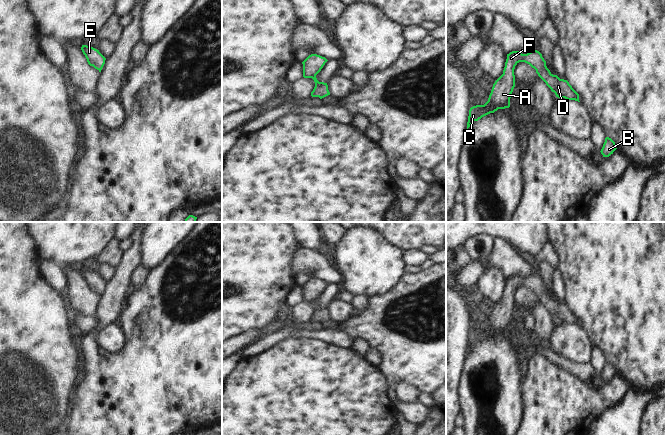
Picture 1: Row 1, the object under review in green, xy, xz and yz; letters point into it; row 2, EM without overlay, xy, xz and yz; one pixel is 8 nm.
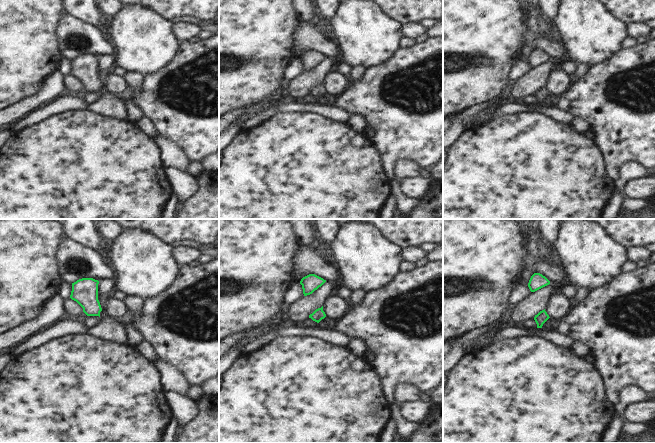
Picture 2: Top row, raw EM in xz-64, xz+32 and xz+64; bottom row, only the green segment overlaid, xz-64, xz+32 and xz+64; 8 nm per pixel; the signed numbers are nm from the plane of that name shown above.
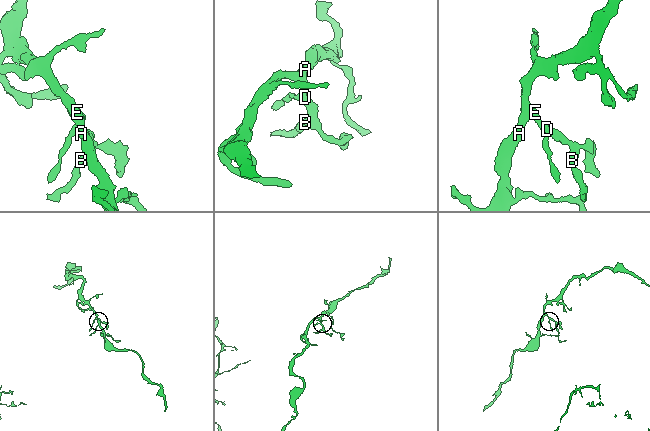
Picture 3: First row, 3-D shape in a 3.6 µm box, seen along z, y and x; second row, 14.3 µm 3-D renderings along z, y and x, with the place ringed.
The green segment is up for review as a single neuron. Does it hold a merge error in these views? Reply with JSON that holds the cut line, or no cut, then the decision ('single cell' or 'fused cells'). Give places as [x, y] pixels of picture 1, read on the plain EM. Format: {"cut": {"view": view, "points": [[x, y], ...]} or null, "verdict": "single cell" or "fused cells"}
{"cut": null, "verdict": "single cell"}

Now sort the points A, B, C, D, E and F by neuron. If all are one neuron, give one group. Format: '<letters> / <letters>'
A B C D E F

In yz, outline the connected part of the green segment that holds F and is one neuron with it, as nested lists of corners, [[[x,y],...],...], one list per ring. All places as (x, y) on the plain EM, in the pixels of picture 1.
[[[534,274],[527,278],[512,275],[507,278],[503,298],[493,308],[488,325],[484,329],[476,329],[470,332],[467,353],[482,341],[494,337],[498,333],[510,331],[510,322],[515,311],[514,293],[519,286],[525,286],[534,292],[538,300],[555,317],[556,321],[580,326],[579,318],[569,306],[550,296],[539,275]]]

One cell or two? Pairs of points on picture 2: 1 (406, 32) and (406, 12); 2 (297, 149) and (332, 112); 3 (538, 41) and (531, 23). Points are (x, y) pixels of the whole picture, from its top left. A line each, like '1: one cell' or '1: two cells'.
1: two cells
2: two cells
3: two cells

